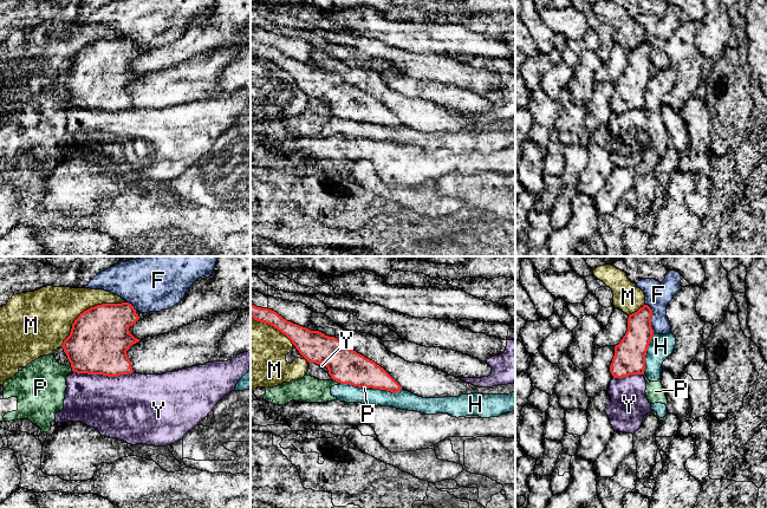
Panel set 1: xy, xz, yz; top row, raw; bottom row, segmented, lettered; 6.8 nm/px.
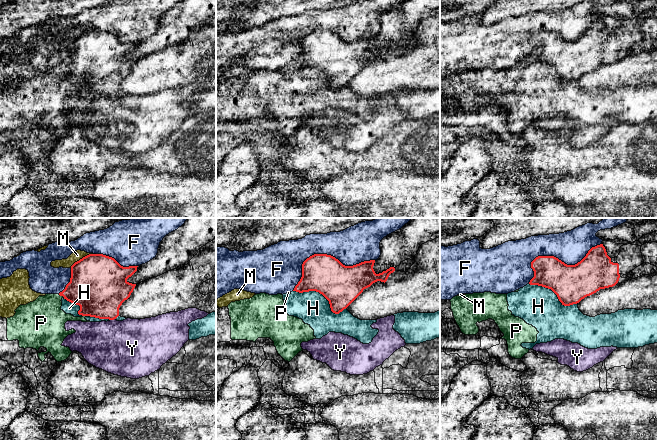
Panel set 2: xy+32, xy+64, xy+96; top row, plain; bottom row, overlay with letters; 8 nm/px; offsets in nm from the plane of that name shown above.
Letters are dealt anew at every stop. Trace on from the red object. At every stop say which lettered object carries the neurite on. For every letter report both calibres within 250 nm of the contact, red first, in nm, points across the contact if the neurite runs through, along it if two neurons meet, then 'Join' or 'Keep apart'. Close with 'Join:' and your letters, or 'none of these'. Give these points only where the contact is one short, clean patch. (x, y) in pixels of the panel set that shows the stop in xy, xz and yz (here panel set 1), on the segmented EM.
F: Thickness 200 nm (red) against 180 nm. Keep apart
H: Thickness 200 nm (red) against 140 nm. Keep apart
M: Thickness 400 nm (red) against 280 nm. Keep apart
P: Thickness 400 nm (red) against 340 nm. Keep apart
Y: Thickness 400 nm (red) against 420 nm. Keep apart
Join: none of these

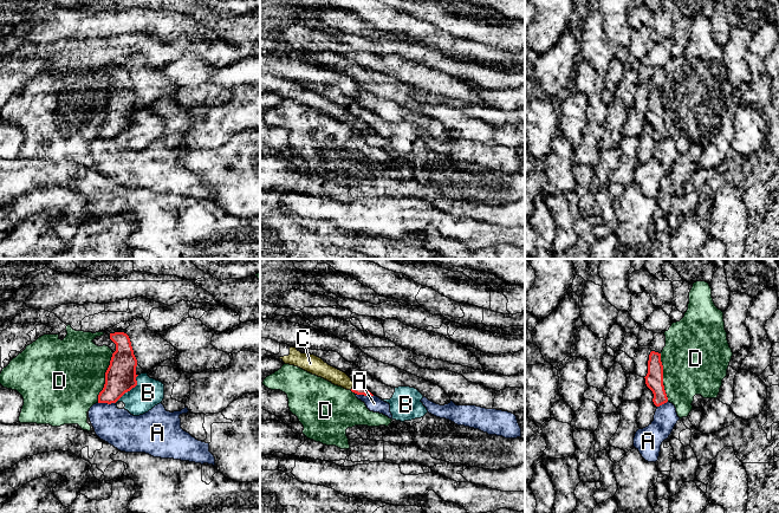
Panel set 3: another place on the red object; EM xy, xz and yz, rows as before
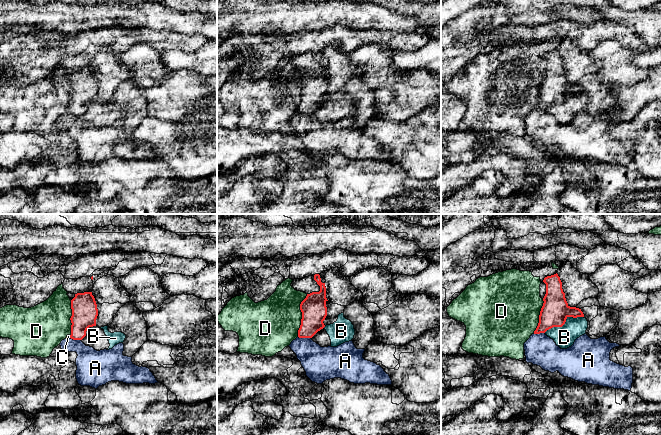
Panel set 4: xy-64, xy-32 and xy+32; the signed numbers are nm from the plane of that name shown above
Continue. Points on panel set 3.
A: Thickness 70 nm (red) against 110 nm. Boundary: xz (355, 393), (374, 395). Keep apart
B: Thickness 200 nm (red) against 200 nm. Boundary: xy (138, 375), (136, 384), (115, 402). Keep apart
C: Thickness 70 nm (red) against 110 nm. Path across: xz (357, 389), (352, 387), (320, 369). Join
D: Thickness 200 nm (red) against 480 nm. Keep apart
Join: C

